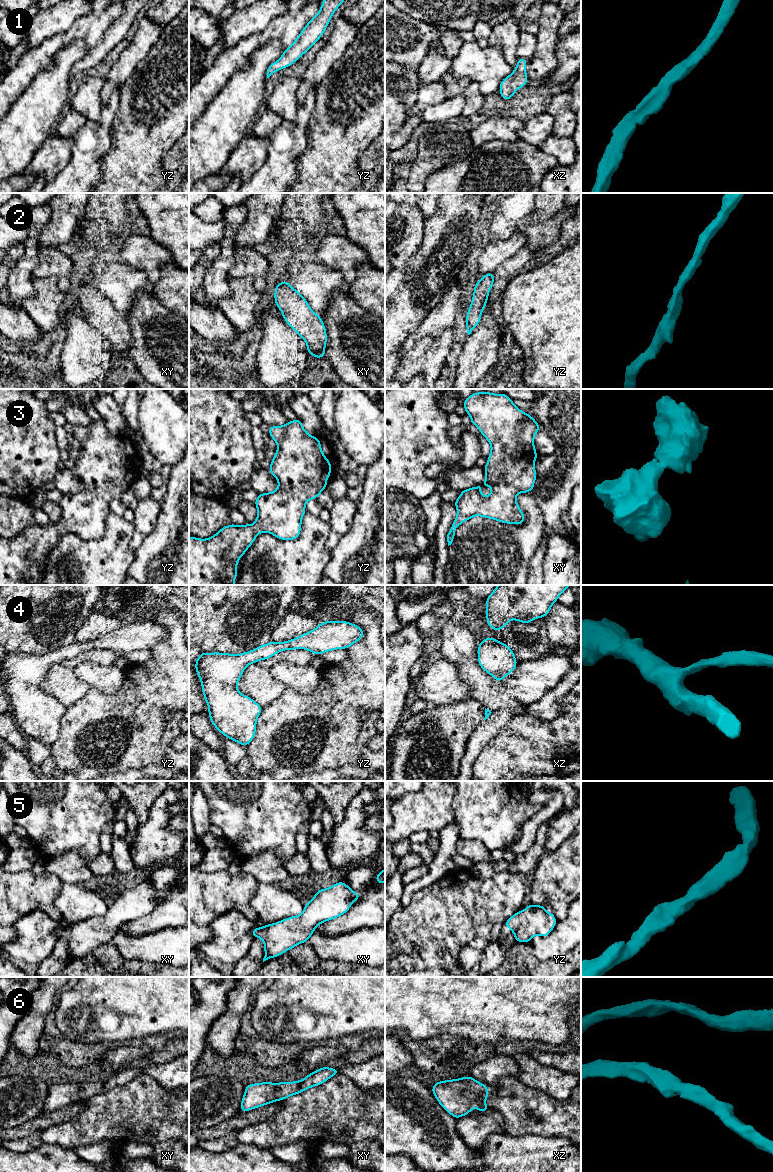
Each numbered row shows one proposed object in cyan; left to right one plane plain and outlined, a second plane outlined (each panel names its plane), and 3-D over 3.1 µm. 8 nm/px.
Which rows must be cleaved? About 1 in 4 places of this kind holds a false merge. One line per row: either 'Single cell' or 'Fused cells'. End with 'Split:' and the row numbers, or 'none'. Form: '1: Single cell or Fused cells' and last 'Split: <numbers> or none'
1: Single cell
2: Single cell
3: Single cell
4: Single cell
5: Single cell
6: Single cell
Split: none

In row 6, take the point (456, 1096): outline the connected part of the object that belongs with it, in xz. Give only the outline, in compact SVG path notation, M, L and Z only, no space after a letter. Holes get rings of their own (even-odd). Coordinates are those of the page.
M471 1076L441 1080L434 1083L431 1090L439 1104L455 1119L470 1114L474 1107L478 1112L490 1109L485 1104L489 1096L488 1087Z

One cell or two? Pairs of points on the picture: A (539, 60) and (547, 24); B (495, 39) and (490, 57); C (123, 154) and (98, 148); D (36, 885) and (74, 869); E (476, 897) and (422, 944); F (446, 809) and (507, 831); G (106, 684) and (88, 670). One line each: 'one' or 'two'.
A: one
B: two
C: two
D: two
E: one
F: two
G: one

